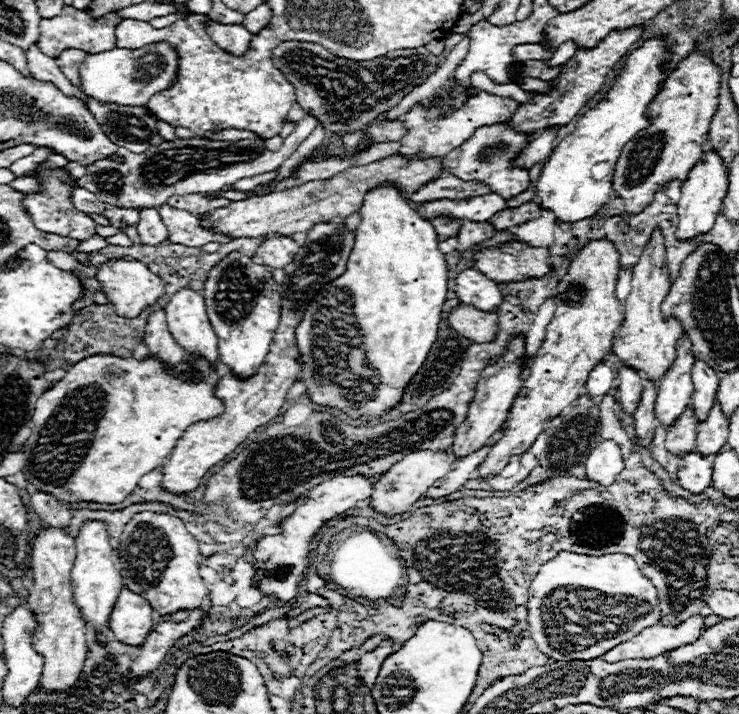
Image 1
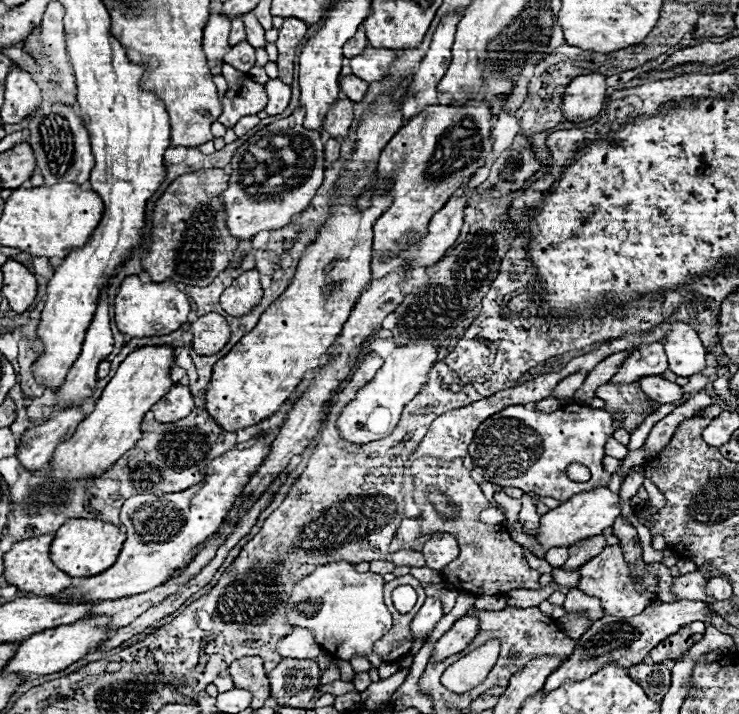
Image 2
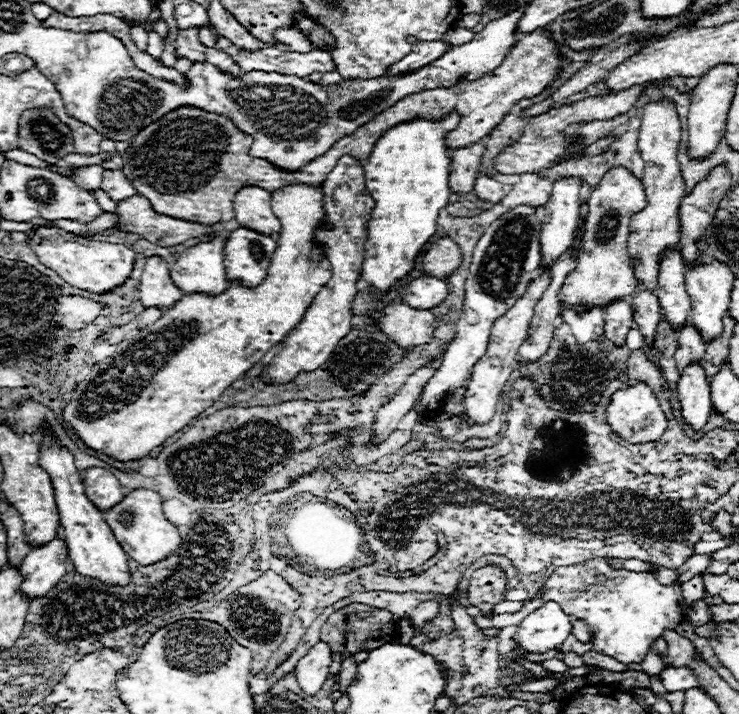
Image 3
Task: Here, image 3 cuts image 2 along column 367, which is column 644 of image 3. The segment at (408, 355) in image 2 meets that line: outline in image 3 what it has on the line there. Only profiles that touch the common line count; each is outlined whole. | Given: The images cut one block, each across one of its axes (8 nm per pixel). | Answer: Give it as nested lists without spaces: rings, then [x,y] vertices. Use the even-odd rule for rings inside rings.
[[[638,382],[634,386],[628,386],[626,390],[618,390],[614,392],[608,408],[606,408],[606,420],[610,424],[610,428],[626,442],[630,444],[646,444],[646,442],[656,442],[660,440],[660,436],[666,430],[666,416],[660,410],[660,404],[654,396],[654,392]]]

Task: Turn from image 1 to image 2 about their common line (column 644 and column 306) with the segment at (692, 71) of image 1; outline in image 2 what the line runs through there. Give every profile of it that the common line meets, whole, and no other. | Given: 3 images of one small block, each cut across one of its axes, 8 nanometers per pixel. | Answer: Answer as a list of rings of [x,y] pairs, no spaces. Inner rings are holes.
[[[298,106],[288,118],[276,120],[276,122],[264,126],[236,150],[236,154],[230,162],[232,170],[230,170],[228,190],[222,192],[222,196],[220,196],[220,200],[226,204],[228,228],[232,232],[232,236],[246,240],[246,238],[256,236],[262,230],[282,228],[292,220],[294,214],[298,214],[310,206],[310,200],[312,200],[316,188],[322,184],[322,176],[324,176],[324,142],[320,140],[320,132],[306,130],[302,126],[302,122],[304,122],[304,108]]]

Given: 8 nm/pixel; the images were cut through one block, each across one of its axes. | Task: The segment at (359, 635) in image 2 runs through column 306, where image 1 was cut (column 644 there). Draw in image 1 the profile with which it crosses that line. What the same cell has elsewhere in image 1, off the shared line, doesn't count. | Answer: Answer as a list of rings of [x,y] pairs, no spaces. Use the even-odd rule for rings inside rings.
[[[558,552],[552,560],[542,564],[536,578],[532,580],[530,600],[526,606],[532,640],[536,642],[540,652],[554,660],[592,660],[594,656],[604,656],[610,648],[630,640],[648,626],[658,624],[658,590],[640,572],[638,564],[628,554],[588,556],[574,552]]]

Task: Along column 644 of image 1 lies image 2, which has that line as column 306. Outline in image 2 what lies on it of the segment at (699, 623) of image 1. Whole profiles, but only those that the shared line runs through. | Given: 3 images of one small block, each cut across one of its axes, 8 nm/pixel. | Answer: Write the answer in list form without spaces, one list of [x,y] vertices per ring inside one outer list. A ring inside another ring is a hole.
[[[294,628],[292,634],[280,640],[278,652],[282,654],[282,658],[310,660],[310,658],[316,658],[322,652],[322,648],[320,644],[316,644],[312,632],[308,632],[306,628]]]

